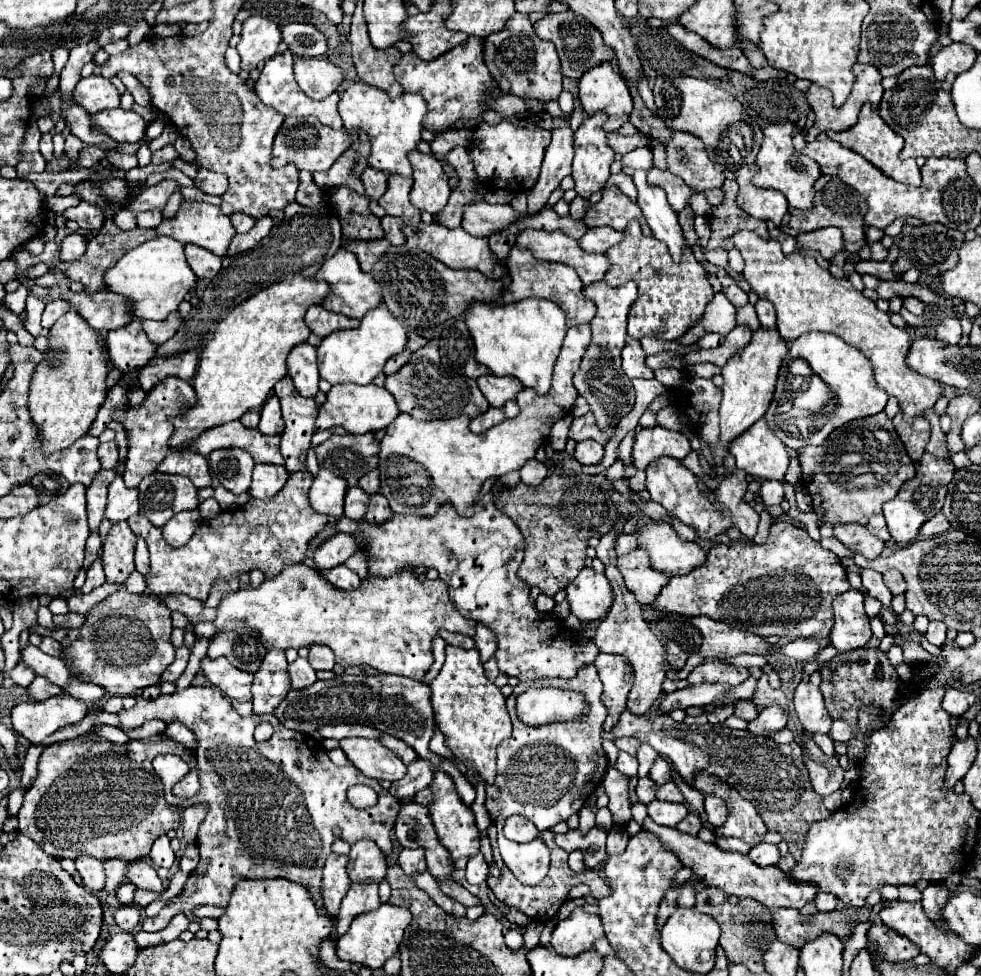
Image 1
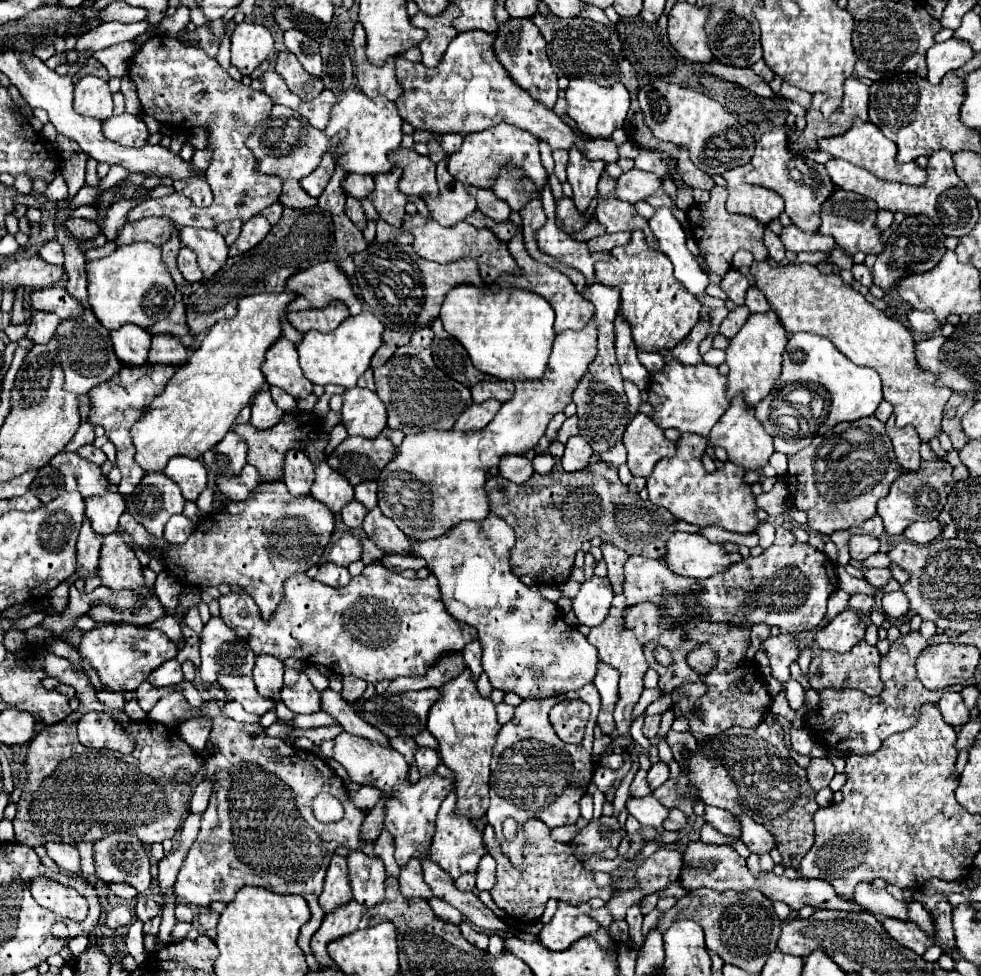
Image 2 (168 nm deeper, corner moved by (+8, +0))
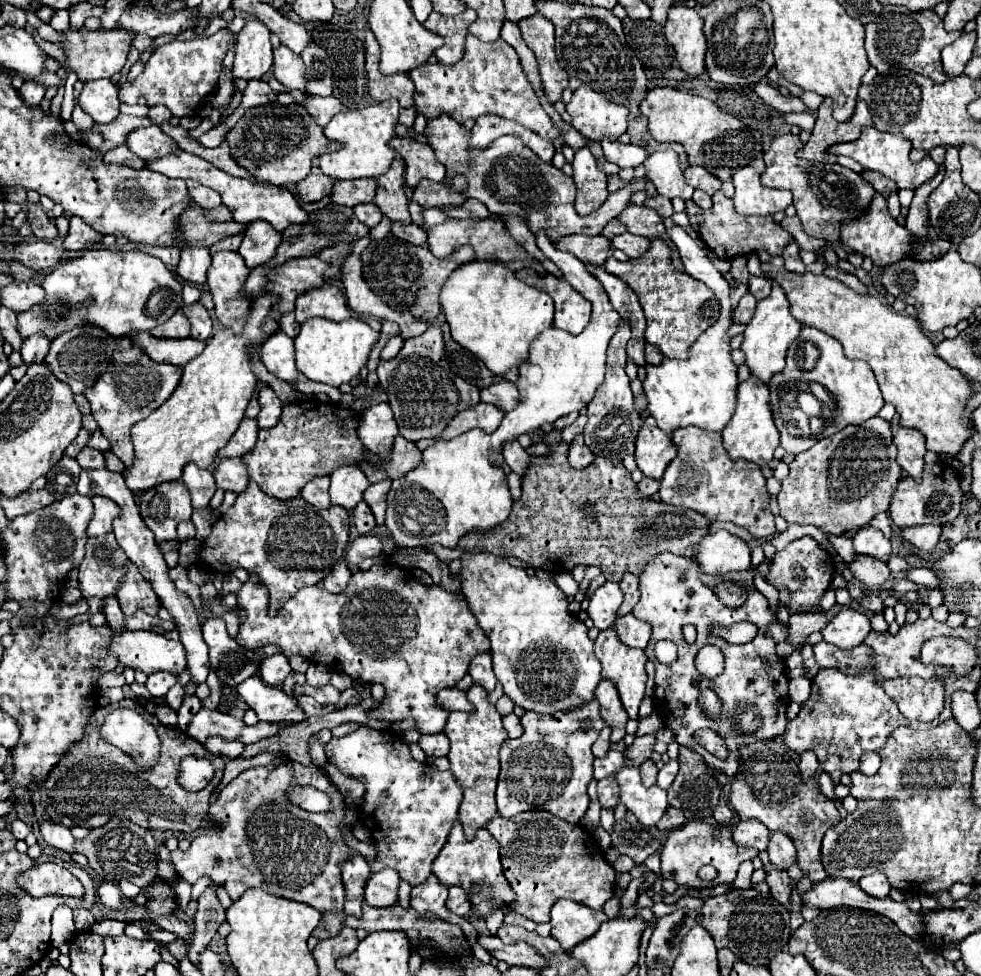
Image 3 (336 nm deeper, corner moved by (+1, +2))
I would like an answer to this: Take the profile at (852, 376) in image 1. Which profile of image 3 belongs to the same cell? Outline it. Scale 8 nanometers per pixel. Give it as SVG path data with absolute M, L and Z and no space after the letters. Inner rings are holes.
M803 327L799 337L791 343L787 351L787 367L781 373L781 381L787 381L787 383L789 381L805 381L805 383L815 381L827 387L833 393L835 403L837 403L835 417L833 417L833 423L837 429L843 429L847 425L861 425L863 421L875 417L885 403L871 367L865 361L847 359L837 339L813 327Z

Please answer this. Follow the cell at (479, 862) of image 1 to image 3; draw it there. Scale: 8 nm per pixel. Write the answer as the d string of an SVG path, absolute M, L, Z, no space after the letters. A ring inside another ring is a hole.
M451 885L449 887L449 897L447 897L447 909L457 913L457 915L467 915L471 911L471 903L467 893L463 891L461 885Z

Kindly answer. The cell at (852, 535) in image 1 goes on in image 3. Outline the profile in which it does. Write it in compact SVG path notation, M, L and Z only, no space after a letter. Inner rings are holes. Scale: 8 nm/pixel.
M873 527L859 529L857 535L853 537L853 547L855 547L855 553L869 555L869 557L875 557L885 563L889 561L889 555L891 555L889 539L885 539L883 533Z

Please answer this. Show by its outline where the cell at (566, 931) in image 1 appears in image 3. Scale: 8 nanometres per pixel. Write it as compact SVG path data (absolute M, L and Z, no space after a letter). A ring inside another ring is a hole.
M559 899L551 909L551 937L557 939L565 951L571 951L577 943L591 937L603 921L607 921L603 911L589 909L571 899Z

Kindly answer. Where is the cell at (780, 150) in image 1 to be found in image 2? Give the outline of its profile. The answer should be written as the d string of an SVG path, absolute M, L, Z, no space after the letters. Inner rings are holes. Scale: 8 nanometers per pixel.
M776 127L772 131L768 131L768 135L762 135L762 139L756 143L752 165L754 165L754 169L746 175L746 181L752 185L762 185L762 187L772 189L778 195L782 195L782 199L786 203L786 213L792 219L792 223L798 229L802 229L804 233L818 233L822 203L836 191L836 185L832 183L824 165L814 163L814 161L806 159L804 155L790 153L788 135L786 135L784 127Z

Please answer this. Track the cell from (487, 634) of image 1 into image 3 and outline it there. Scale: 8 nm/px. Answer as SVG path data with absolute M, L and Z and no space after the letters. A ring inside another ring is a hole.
M483 653L483 655L475 655L471 665L469 665L469 675L473 677L473 681L477 681L481 687L485 687L487 691L493 691L497 679L493 675L493 667L491 667L491 655Z

